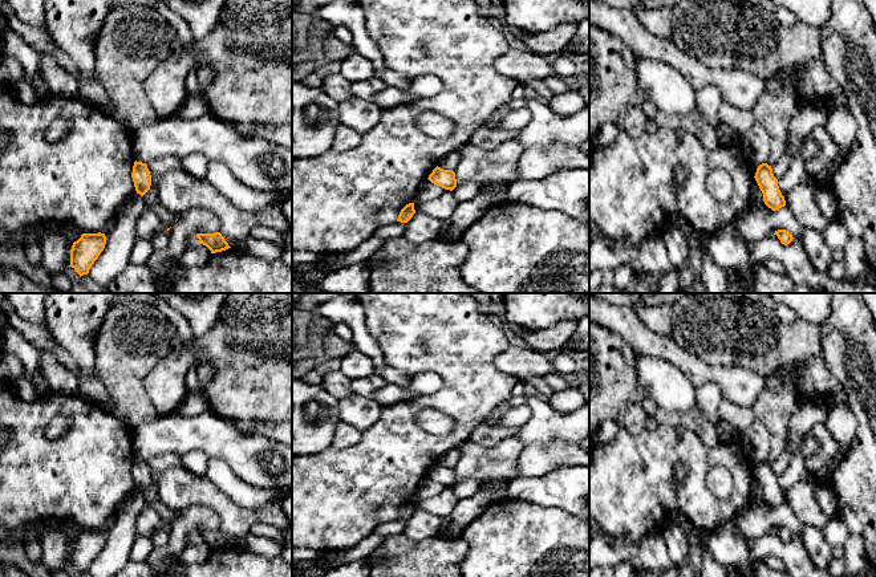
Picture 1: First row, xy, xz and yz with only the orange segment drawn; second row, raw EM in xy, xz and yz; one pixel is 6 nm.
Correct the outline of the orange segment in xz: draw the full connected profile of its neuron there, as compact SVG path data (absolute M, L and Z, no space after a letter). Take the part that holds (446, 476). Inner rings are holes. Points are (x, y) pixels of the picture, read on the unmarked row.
M435 464L433 470L427 475L431 480L453 488L457 484L455 470L453 467L443 467L441 464Z

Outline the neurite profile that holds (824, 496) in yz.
M819 487L814 491L819 507L831 517L836 516L836 495L831 487Z

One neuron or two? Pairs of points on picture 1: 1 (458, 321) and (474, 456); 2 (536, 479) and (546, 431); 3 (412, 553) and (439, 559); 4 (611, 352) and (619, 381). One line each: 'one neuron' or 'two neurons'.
1: two neurons
2: one neuron
3: one neuron
4: one neuron

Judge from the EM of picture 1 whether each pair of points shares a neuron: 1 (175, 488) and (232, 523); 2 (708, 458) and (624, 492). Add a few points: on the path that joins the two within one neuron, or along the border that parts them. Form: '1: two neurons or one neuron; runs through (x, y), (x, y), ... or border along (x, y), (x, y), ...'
1: one neuron; runs through (191, 490), (206, 492), (222, 507)
2: one neuron; runs through (686, 456), (660, 456), (645, 471)

